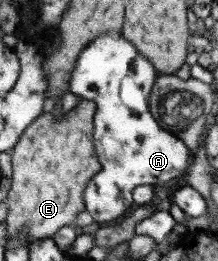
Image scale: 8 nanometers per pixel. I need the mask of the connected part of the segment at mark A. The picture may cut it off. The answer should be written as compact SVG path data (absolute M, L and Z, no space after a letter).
M102 34L80 52L70 74L69 88L77 96L95 101L93 146L101 170L84 190L86 211L96 222L115 220L133 202L133 189L141 184L167 184L187 167L191 151L174 134L161 128L149 111L149 93L159 73L121 34Z

